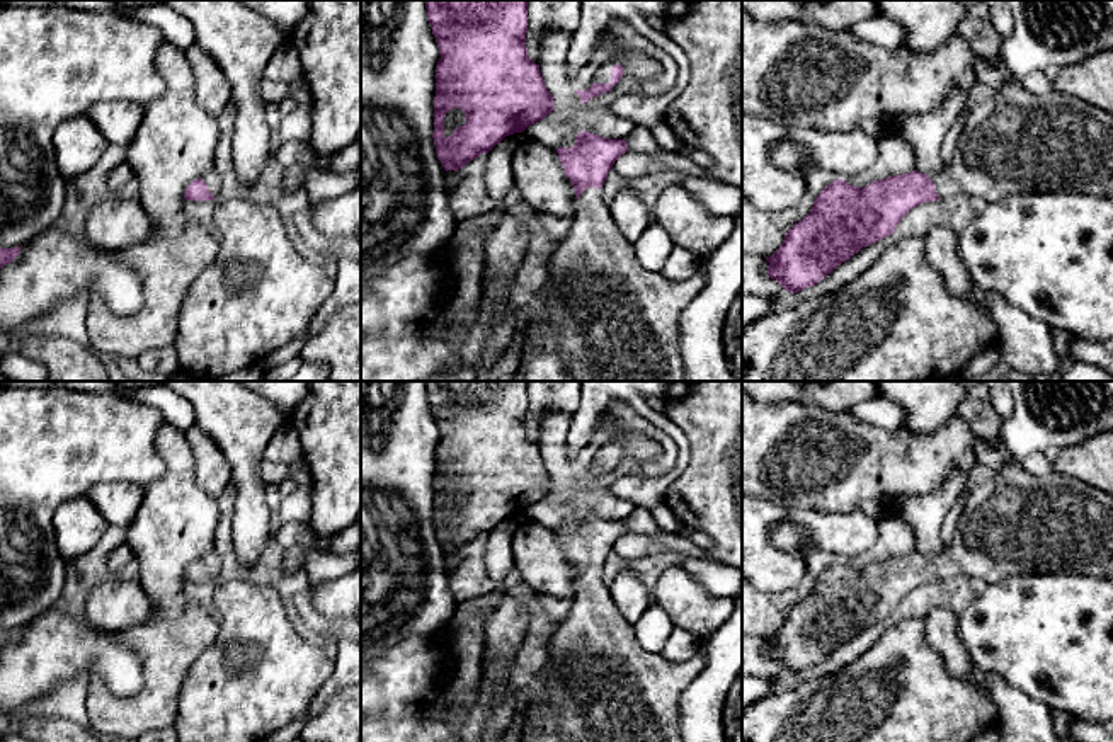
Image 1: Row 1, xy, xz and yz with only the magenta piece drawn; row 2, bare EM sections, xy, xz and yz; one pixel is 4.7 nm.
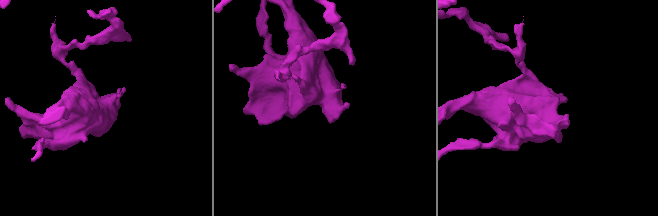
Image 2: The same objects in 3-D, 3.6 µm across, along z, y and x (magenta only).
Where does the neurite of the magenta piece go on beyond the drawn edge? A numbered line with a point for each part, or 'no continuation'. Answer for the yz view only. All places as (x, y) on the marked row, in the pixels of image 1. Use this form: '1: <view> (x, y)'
1: yz (1016, 142)

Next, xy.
1: xy (213, 184)

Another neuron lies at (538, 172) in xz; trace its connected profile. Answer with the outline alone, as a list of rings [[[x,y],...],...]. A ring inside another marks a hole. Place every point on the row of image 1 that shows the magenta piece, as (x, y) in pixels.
[[[526,138],[512,157],[512,172],[522,204],[538,214],[574,216],[575,191],[555,148]]]

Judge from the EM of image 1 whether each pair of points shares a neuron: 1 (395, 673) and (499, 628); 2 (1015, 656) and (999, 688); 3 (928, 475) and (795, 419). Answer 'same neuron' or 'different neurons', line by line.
1: different neurons
2: different neurons
3: same neuron

